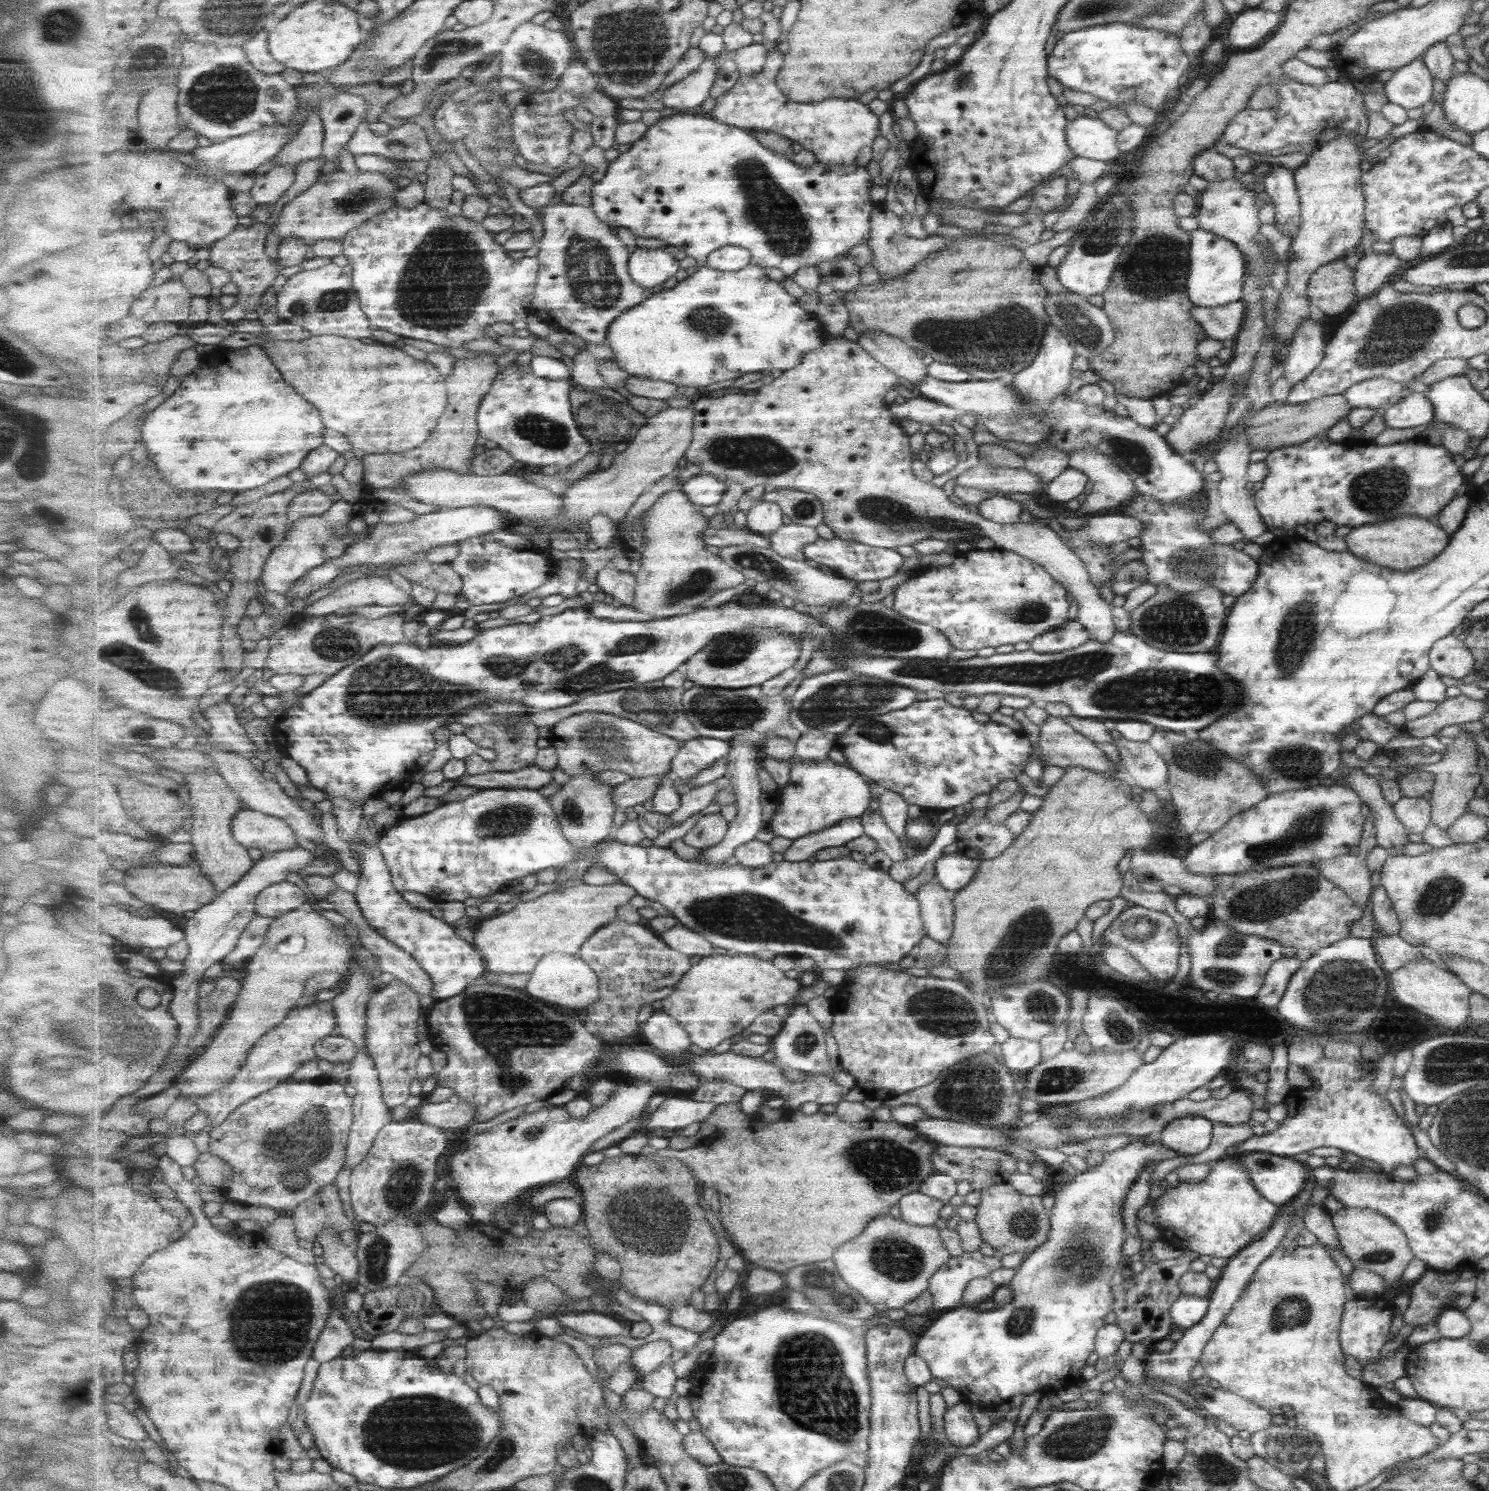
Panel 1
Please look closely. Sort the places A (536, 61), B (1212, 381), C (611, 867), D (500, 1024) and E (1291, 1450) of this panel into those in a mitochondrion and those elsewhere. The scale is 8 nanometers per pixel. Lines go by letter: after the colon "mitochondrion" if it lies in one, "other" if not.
A: mitochondrion
B: other
C: other
D: mitochondrion
E: mitochondrion

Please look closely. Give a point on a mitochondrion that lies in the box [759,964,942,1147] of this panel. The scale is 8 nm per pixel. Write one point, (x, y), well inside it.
(805, 1044)

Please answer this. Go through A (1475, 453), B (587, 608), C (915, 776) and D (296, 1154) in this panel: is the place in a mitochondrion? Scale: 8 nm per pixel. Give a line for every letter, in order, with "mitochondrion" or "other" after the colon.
A: other
B: other
C: other
D: mitochondrion

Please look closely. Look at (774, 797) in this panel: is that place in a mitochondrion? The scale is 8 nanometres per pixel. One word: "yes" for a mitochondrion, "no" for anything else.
no

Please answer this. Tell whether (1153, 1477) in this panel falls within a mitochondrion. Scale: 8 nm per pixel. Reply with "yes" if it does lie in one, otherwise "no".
no

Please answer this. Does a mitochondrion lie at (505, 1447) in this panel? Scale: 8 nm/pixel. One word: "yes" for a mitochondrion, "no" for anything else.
yes

